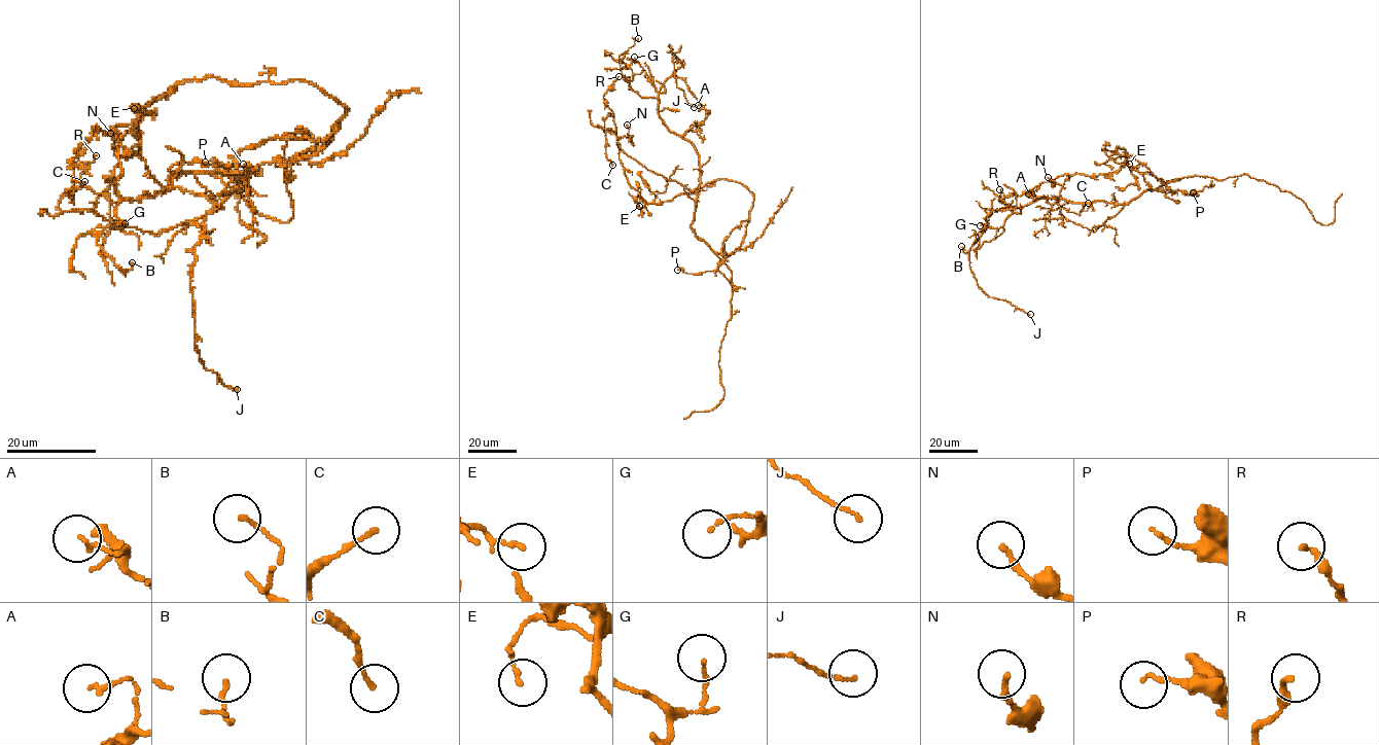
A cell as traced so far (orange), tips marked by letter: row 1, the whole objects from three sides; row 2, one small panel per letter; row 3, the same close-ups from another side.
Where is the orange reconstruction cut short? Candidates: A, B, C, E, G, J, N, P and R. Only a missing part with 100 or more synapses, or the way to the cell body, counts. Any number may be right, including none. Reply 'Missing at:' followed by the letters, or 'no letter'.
Missing at: no letter

